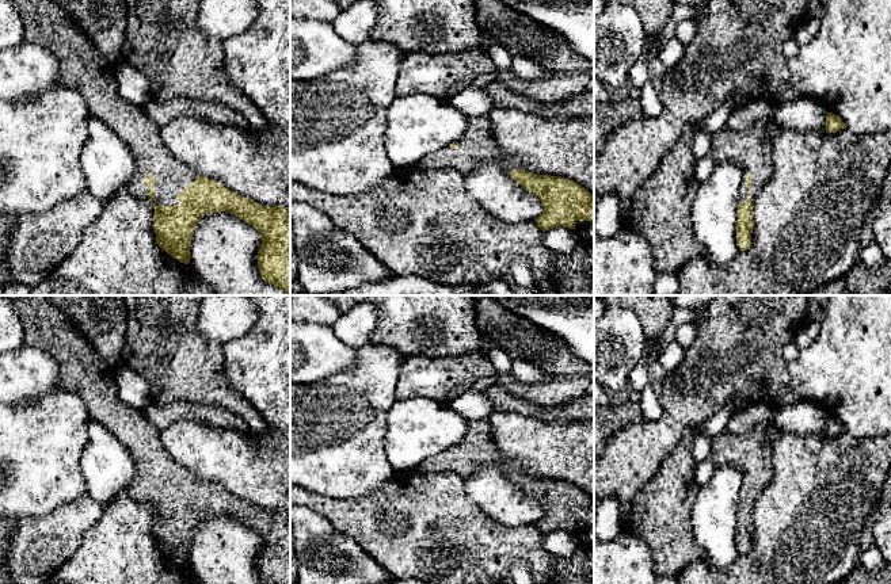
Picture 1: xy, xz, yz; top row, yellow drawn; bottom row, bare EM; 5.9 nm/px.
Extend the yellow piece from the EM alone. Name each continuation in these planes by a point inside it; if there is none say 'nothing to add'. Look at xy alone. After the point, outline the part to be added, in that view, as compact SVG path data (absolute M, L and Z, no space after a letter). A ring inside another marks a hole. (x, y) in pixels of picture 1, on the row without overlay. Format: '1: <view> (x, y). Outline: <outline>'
1: xy (82, 370). Outline: M5 295L24 328L24 344L49 352L60 364L58 388L73 392L84 401L91 419L99 421L130 453L136 465L136 477L127 495L140 503L148 503L145 482L155 480L155 503L157 509L176 509L178 497L195 485L199 478L179 465L161 444L160 431L146 419L145 412L125 404L115 382L115 369L100 358L92 344L71 324L66 316L47 301L47 295ZM199 478L201 480L201 478Z

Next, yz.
1: yz (749, 451). Outline: M754 425L747 432L723 431L712 438L709 459L715 466L734 466L743 477L739 507L747 501L754 508L761 492L773 478L770 439L774 425Z

